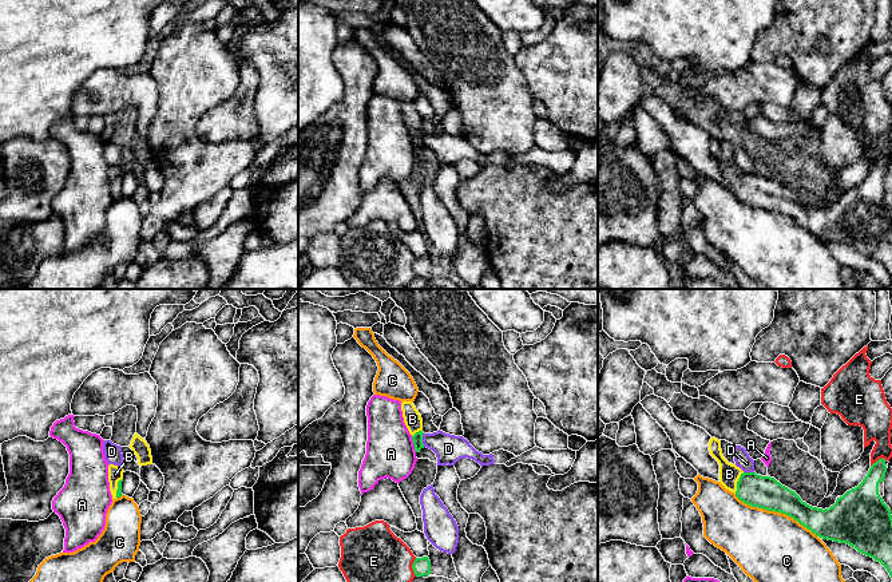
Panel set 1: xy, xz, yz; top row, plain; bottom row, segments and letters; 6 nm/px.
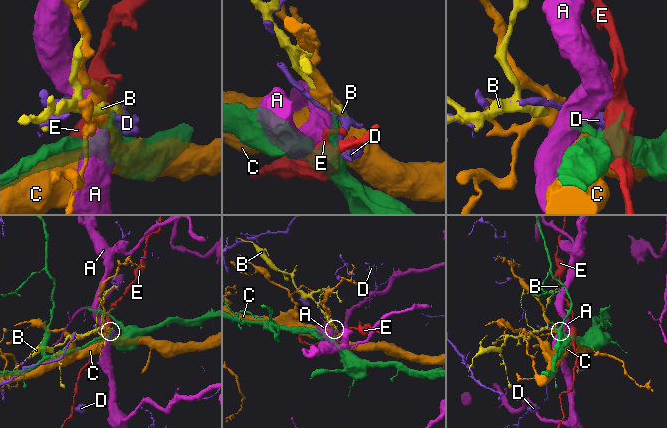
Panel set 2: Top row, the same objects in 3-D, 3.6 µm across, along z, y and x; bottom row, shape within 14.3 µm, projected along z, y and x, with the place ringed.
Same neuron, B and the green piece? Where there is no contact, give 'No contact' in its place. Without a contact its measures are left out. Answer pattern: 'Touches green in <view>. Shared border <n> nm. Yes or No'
Touches green in yz. Shared border 140 nm. Yes

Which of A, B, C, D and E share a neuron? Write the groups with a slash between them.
A / B / C / D / E

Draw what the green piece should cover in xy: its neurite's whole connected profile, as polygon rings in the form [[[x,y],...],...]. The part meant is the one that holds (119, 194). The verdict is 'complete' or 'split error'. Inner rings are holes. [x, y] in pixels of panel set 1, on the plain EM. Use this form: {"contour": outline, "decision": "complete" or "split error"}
{"contour": [[[110,165],[108,166],[108,182],[112,199],[120,198],[122,194],[122,182],[123,182],[123,169]]], "decision": "split error"}

